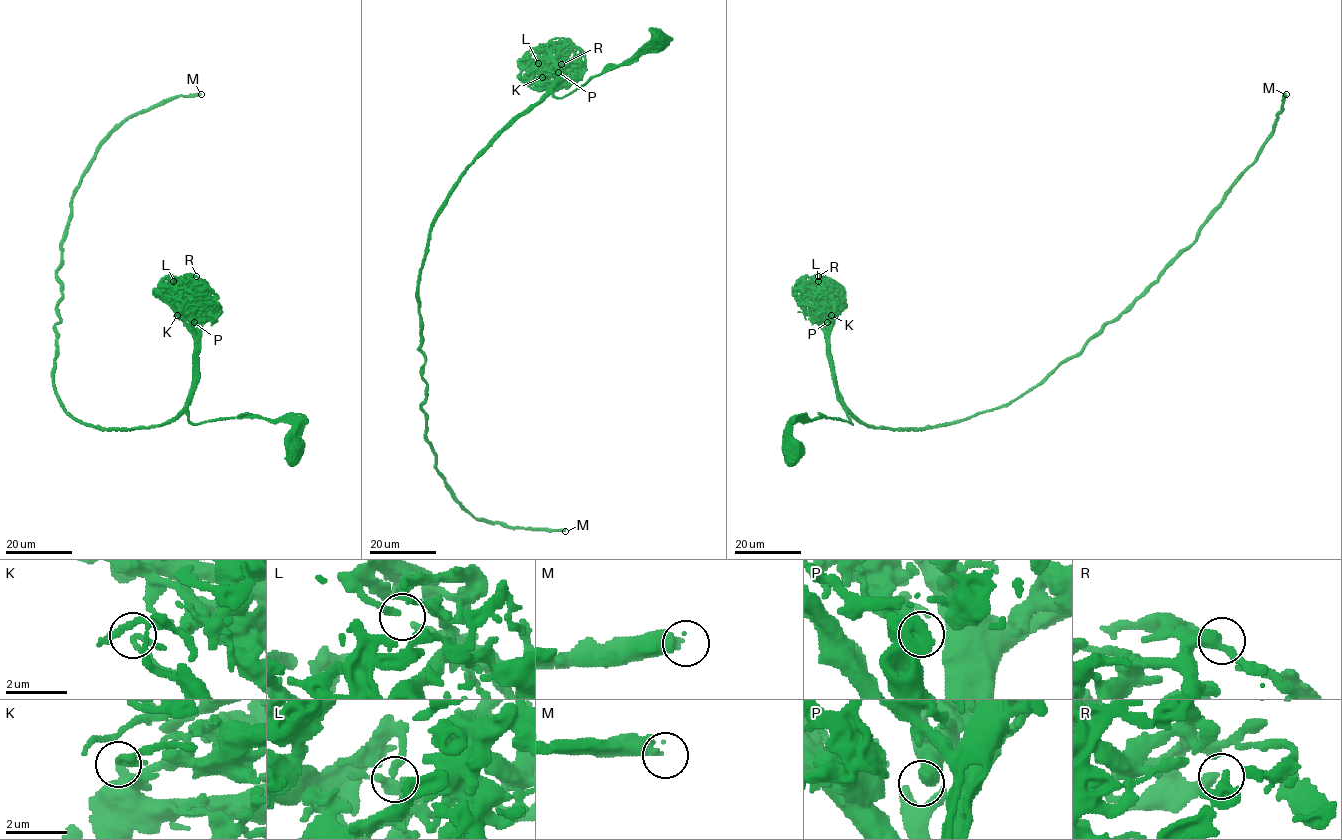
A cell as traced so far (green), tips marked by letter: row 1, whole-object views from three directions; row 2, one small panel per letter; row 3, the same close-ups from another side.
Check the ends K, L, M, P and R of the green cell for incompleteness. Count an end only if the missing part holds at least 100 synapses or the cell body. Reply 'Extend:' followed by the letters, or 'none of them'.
Extend: M

